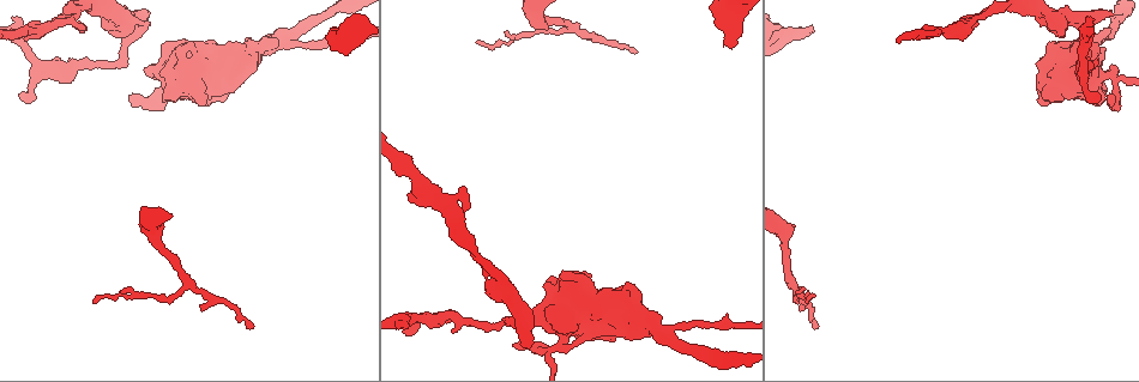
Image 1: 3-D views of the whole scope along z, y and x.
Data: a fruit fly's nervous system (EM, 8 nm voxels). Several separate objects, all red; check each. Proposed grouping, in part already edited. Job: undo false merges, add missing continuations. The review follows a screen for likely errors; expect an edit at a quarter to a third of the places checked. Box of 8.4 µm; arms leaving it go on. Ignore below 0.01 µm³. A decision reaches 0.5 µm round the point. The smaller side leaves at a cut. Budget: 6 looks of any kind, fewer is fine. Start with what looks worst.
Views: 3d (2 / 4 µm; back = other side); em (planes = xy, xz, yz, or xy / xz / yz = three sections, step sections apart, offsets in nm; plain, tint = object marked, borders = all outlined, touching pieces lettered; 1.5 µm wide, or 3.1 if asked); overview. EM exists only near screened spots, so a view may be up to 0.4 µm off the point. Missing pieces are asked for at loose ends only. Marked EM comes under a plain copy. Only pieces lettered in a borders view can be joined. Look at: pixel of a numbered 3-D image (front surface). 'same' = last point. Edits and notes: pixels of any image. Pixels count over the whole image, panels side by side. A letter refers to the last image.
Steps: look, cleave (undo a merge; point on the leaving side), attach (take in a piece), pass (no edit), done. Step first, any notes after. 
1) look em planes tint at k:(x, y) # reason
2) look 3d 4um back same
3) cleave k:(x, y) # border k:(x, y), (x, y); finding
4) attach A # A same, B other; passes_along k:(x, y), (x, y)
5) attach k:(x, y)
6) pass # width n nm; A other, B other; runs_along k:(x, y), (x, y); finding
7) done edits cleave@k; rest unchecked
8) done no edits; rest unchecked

look em planes borders at 1:(653, 330) # calibre changes

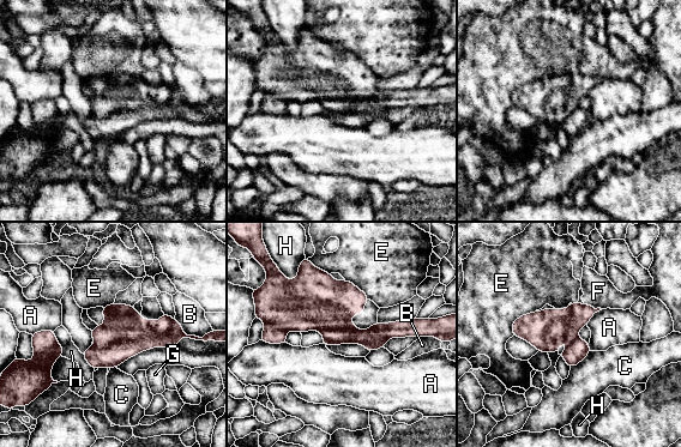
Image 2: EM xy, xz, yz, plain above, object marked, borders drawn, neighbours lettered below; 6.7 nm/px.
cleave 2:(119, 351) # width 260 nm; A other, B other, C other, E other, F other, G other, H other; two neurons meet here

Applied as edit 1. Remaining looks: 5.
look overview # see it whole again

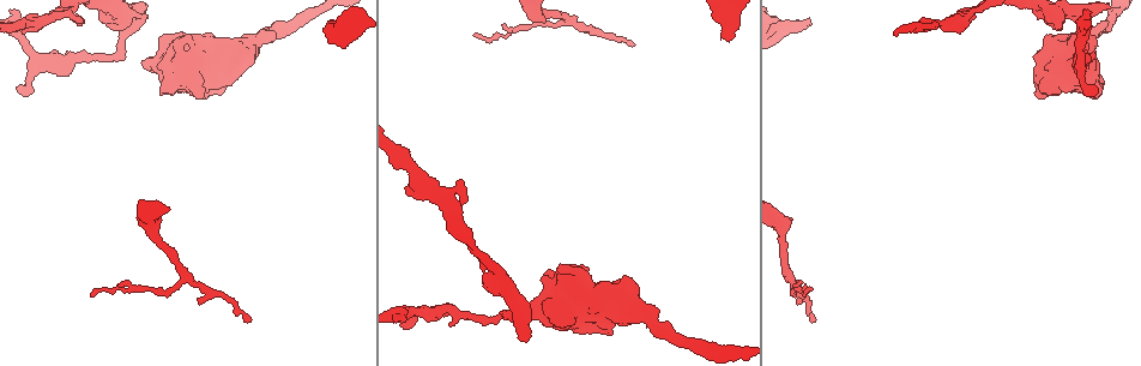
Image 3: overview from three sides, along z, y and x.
look 3d 2um at 3:(728, 39) # an open end

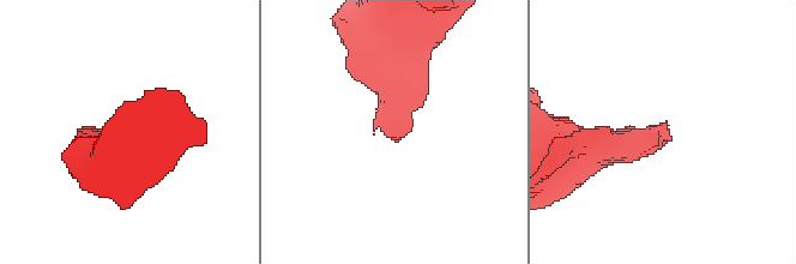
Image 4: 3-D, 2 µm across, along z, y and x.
look em planes tint at 4:(663, 144) # shape alone is not enough

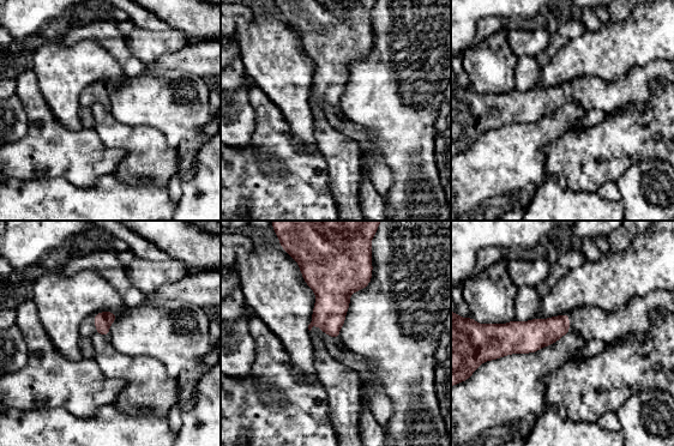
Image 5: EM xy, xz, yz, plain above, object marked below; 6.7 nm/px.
look em planes borders same

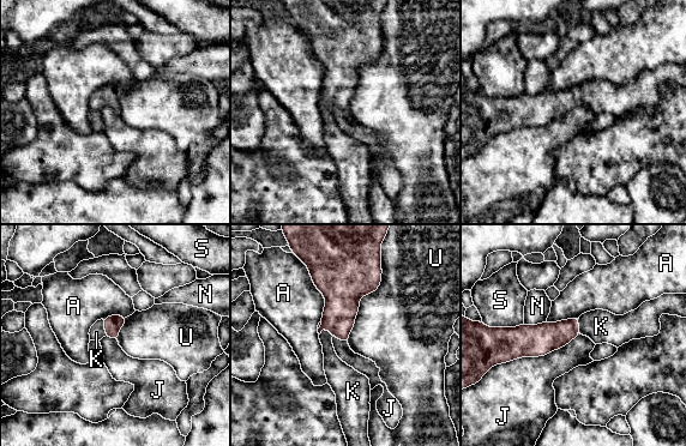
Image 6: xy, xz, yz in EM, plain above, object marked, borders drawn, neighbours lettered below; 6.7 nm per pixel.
attach K # A other, J other, K same, N other, S other, U other; it goes on there

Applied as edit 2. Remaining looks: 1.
done edits cleave@2, attach@6; rest unchecked

